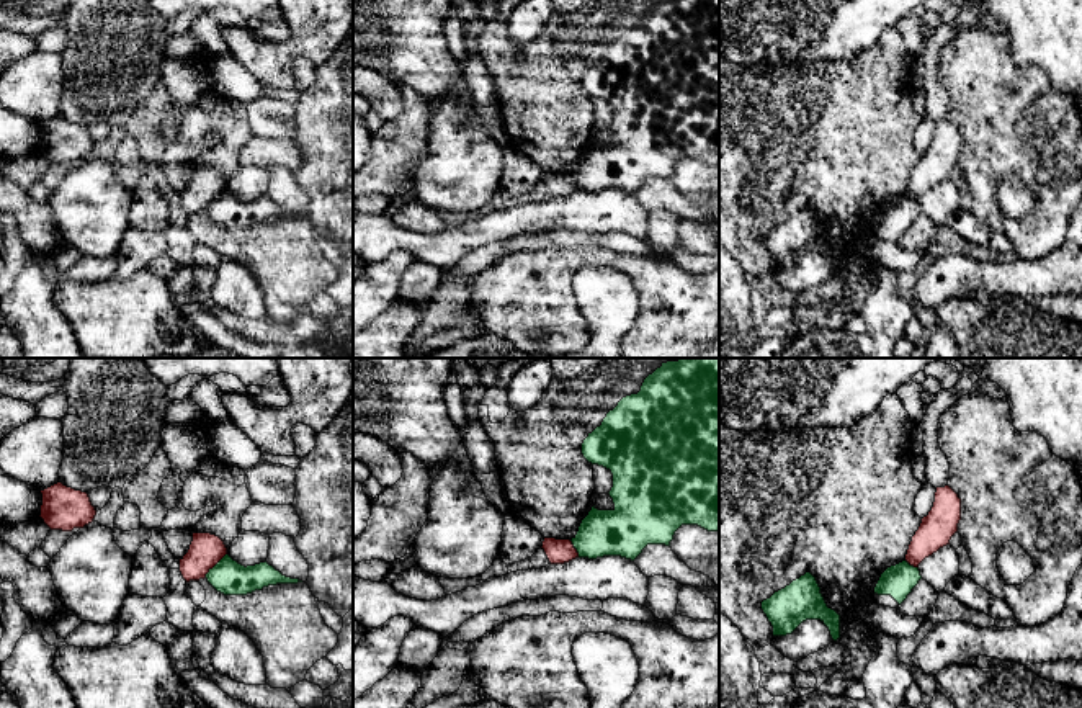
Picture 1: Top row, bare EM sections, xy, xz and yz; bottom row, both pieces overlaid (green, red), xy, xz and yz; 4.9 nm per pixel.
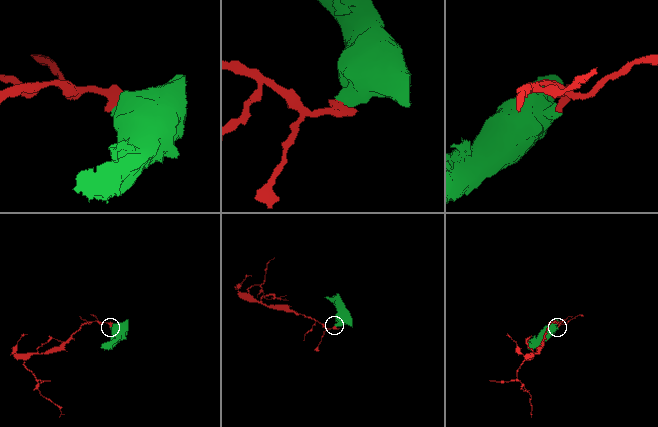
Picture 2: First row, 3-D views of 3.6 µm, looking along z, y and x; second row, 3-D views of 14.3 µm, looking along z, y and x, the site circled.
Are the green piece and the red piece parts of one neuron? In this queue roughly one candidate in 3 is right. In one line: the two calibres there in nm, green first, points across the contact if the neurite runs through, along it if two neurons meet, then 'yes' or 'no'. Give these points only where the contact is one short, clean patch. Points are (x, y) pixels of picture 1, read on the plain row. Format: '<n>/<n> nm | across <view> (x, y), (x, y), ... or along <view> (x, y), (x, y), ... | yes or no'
170/170 nm | along xy (226, 187), (205, 210) | no

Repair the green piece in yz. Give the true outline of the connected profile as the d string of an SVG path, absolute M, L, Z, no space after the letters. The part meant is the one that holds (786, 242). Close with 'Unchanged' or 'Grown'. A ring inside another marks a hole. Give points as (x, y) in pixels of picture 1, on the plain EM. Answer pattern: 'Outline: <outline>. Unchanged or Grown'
Outline: M806 206L762 235L773 270L791 268L806 253L820 253L834 275L840 271L840 249L829 242L816 211Z. Unchanged

